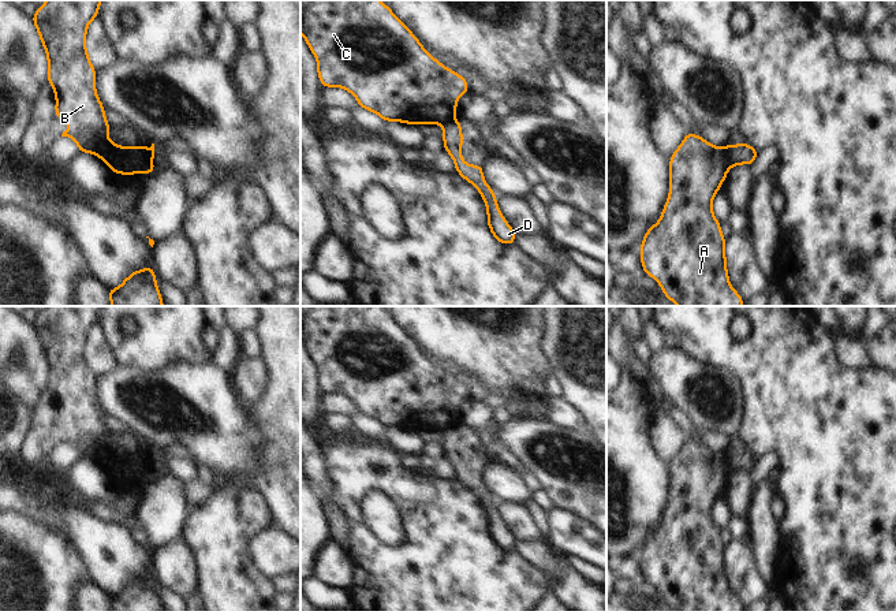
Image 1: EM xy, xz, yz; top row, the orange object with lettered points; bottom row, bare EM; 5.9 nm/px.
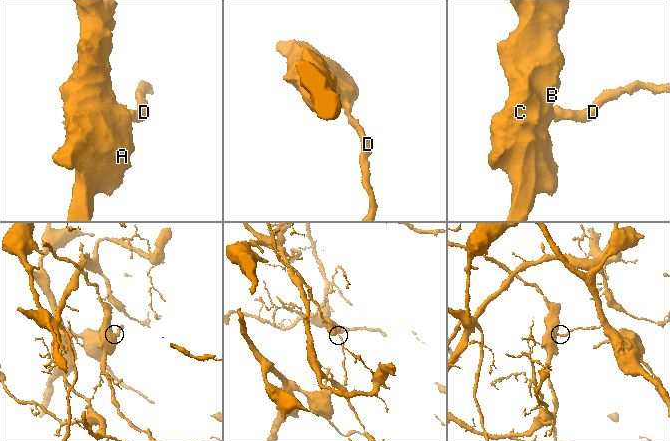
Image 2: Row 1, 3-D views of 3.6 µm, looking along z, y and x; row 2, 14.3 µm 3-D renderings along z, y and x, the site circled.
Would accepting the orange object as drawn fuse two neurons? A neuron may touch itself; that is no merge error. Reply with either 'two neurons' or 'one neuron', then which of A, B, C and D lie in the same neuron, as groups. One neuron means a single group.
two neurons; groups A B C / D

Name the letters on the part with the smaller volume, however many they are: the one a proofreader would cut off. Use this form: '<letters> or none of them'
A, B, C

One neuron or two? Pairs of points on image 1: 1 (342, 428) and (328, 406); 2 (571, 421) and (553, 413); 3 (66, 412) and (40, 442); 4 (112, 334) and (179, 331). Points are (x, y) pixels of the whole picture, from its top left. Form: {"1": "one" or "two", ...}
{"1": "two", "2": "one", "3": "one", "4": "one"}

